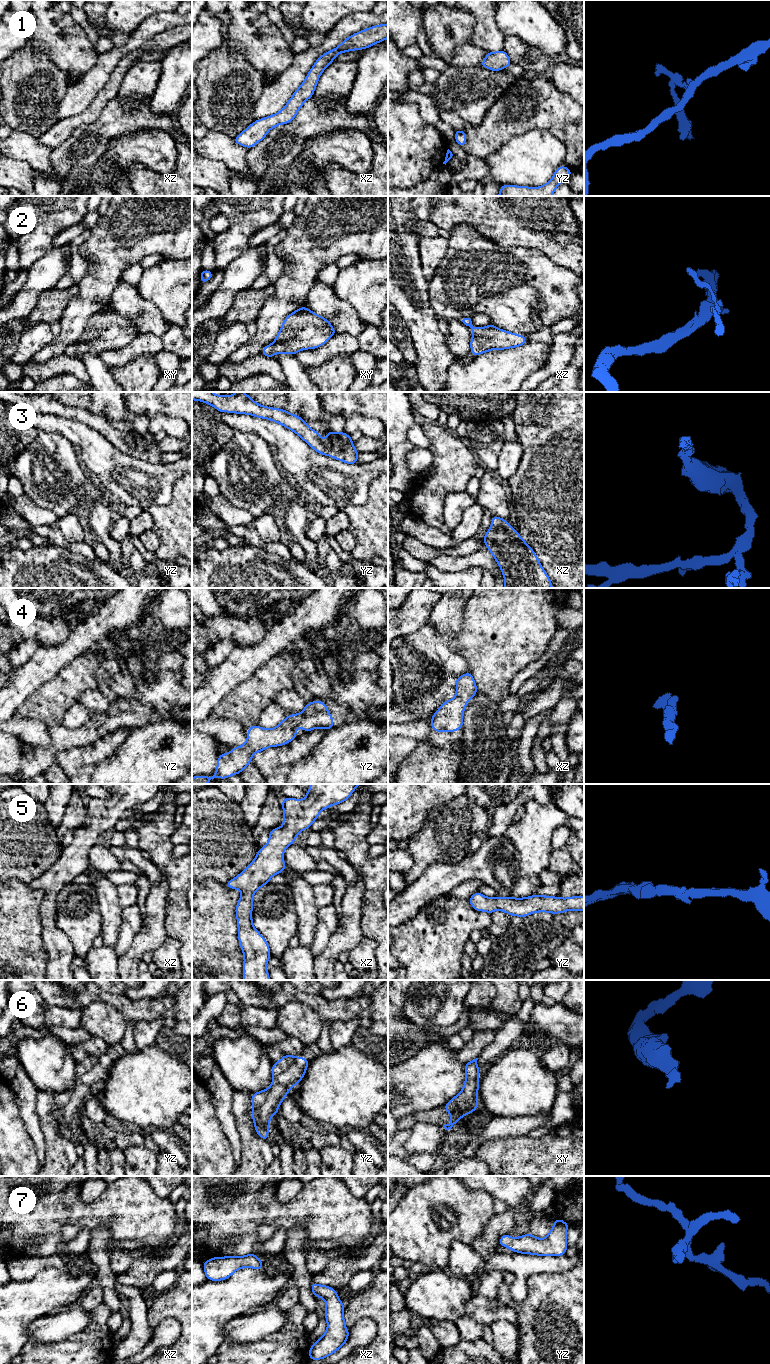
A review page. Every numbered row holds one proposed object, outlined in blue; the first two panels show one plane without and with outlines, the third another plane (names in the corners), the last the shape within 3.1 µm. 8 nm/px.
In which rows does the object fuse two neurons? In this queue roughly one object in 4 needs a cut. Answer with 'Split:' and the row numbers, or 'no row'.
Split: no row

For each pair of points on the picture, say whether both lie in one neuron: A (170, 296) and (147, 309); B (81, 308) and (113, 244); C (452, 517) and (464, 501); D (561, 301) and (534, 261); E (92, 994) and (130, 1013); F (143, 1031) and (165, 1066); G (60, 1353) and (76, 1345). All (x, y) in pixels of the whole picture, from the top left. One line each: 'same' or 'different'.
A: different
B: same
C: same
D: same
E: same
F: different
G: same

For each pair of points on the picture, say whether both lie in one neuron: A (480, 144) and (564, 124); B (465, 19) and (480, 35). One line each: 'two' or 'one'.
A: one
B: two

